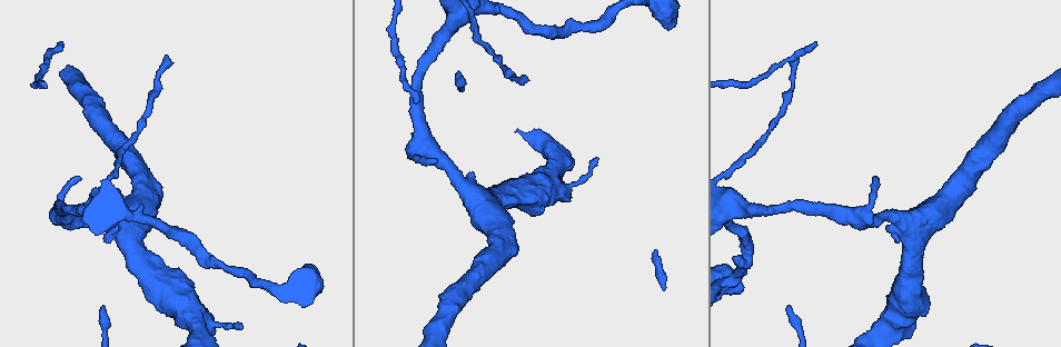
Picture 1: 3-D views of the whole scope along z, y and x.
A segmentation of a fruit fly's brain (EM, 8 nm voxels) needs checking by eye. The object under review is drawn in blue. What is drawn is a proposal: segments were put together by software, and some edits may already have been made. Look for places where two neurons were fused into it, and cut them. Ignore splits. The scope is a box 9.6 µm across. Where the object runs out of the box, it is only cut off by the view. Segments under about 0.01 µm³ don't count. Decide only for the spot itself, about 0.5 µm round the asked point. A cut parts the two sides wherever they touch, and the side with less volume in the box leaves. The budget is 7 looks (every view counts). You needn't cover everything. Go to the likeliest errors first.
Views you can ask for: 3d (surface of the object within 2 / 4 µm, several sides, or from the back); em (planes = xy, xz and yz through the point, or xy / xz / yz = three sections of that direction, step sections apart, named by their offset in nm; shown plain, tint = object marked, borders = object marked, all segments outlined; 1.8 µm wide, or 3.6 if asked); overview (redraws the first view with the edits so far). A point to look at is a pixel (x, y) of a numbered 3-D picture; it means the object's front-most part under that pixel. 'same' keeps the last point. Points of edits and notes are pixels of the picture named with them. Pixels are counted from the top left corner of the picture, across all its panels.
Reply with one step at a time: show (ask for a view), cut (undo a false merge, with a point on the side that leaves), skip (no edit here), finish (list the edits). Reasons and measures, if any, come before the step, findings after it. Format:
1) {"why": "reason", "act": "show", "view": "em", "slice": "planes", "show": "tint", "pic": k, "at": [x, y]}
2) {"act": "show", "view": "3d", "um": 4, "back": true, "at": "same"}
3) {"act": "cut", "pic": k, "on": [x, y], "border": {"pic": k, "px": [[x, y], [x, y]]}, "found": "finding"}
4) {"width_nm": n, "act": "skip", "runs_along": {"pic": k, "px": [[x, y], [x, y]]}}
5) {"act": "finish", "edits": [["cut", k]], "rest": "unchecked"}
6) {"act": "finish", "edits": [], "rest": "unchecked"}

{"why": "calibre changes", "act": "show", "view": "em", "slice": "planes", "show": "tint", "pic": 1, "at": [905, 219]}

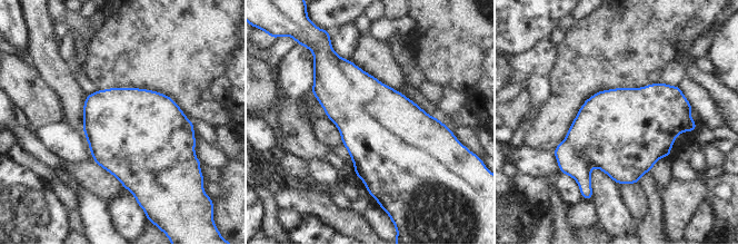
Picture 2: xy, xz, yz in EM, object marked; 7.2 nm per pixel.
{"width_nm": 600, "act": "skip", "found": "one neuron here"}

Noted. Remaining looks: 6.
{"why": "thick turns thin", "act": "show", "view": "3d", "um": 4, "pic": 1, "at": [731, 290]}

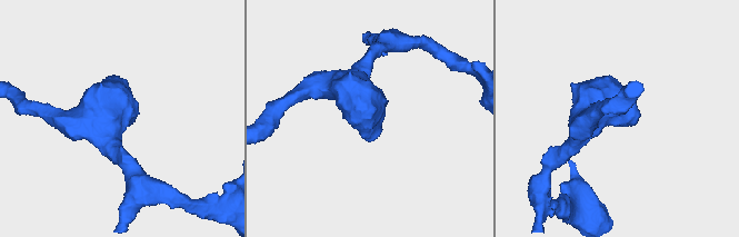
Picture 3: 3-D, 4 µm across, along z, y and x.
{"act": "show", "view": "em", "slice": "xy", "step": 4, "show": "borders", "pic": 3, "at": [366, 118]}

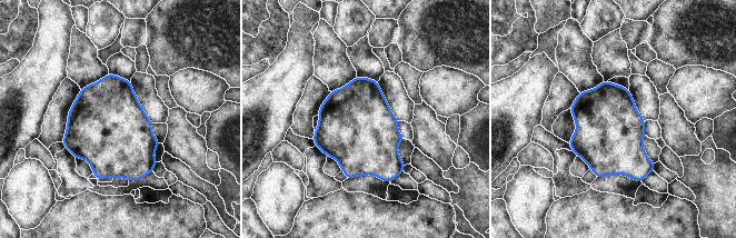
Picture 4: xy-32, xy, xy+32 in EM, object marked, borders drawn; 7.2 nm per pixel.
{"act": "skip", "found": "continuous, no second neuron"}

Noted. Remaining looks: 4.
{"why": "abrupt turn", "act": "show", "view": "em", "slice": "xz", "step": 8, "show": "tint", "pic": 1, "at": [421, 145]}

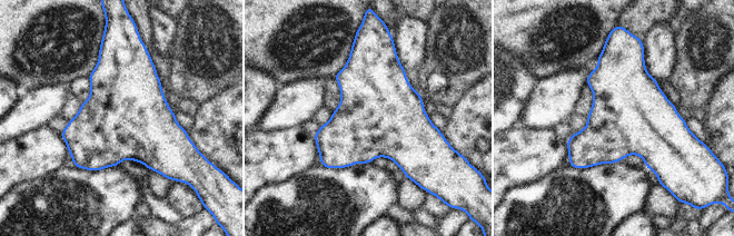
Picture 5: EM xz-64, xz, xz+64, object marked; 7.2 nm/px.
{"why": "cut it another way", "act": "show", "view": "em", "slice": "yz", "step": 16, "show": "tint", "at": "same"}

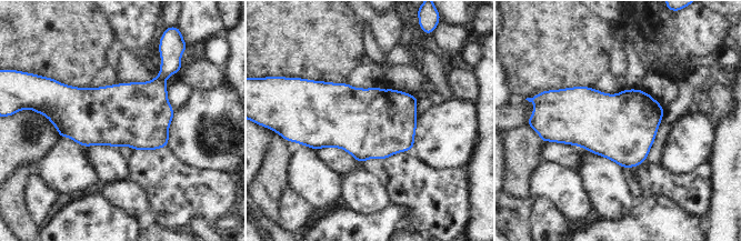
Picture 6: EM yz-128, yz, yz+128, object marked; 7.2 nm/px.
{"act": "skip", "found": "one neuron here"}

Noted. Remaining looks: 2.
{"act": "finish", "edits": [], "rest": "unchecked"}

